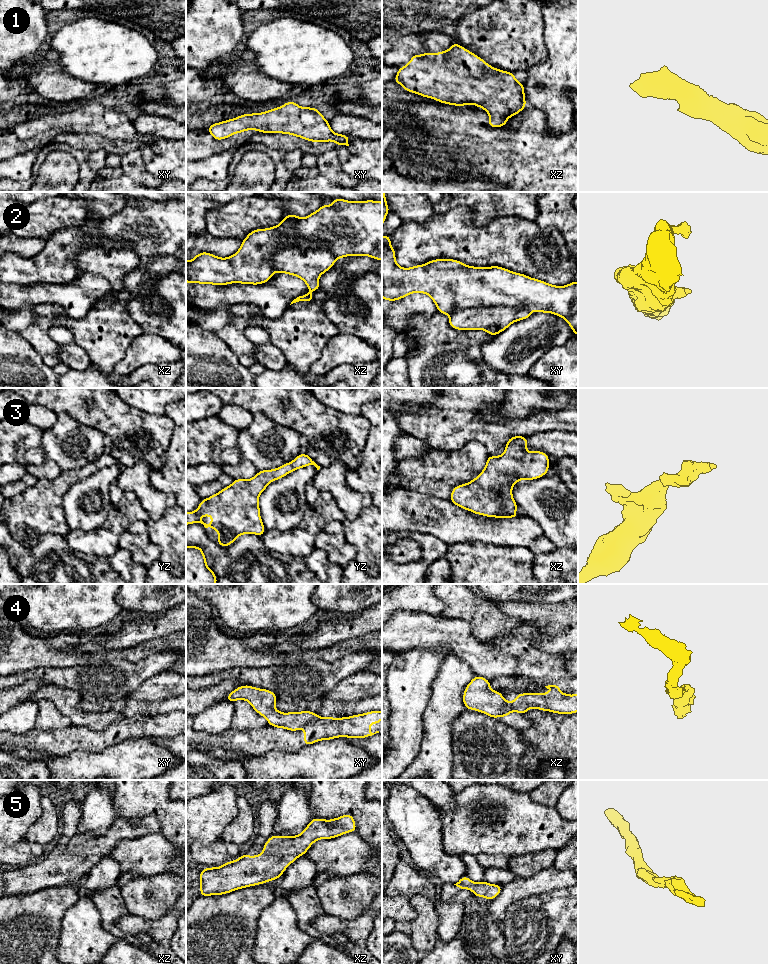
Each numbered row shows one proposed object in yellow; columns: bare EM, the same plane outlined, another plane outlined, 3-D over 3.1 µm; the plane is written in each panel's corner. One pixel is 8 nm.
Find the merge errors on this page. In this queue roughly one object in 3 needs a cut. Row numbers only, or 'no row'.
2, 4

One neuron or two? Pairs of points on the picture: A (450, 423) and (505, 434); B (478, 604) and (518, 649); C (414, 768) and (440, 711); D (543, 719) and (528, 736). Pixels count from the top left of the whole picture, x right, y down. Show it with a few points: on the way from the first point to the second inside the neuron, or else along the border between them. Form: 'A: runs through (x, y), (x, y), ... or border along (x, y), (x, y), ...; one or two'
A: runs through (464, 425), (485, 432), (491, 432); one
B: border along (522, 624), (508, 632), (500, 633), (488, 642); two
C: runs through (428, 754), (437, 743), (437, 725); one
D: runs through (541, 723), (532, 732); one

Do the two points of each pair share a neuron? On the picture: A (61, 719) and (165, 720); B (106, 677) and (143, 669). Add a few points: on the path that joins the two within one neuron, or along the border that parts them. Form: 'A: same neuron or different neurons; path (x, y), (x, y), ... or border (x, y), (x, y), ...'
A: different neurons; border (72, 724), (63, 728), (49, 730)
B: same neuron; path (115, 677), (122, 673), (134, 673)

